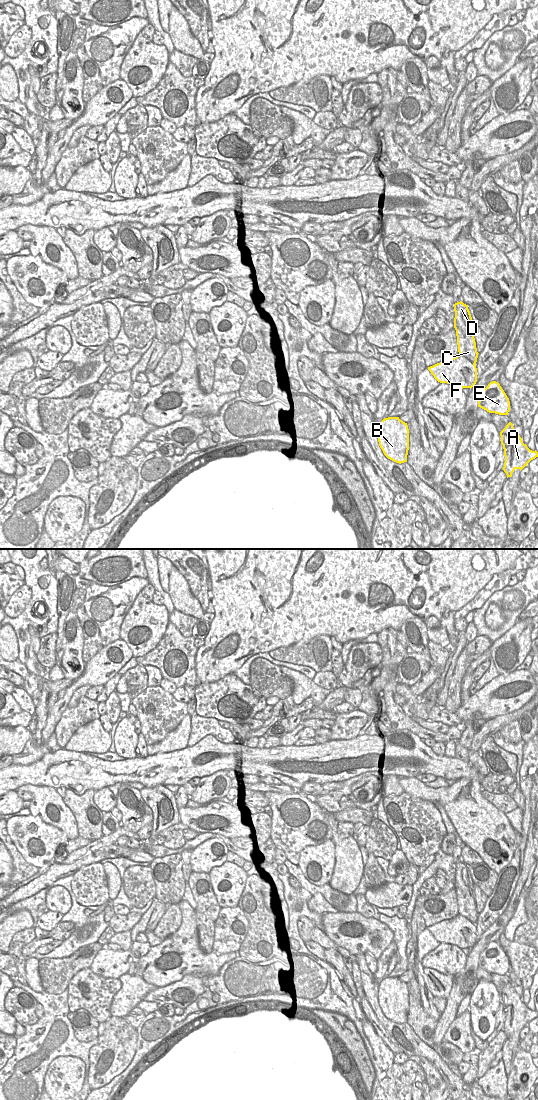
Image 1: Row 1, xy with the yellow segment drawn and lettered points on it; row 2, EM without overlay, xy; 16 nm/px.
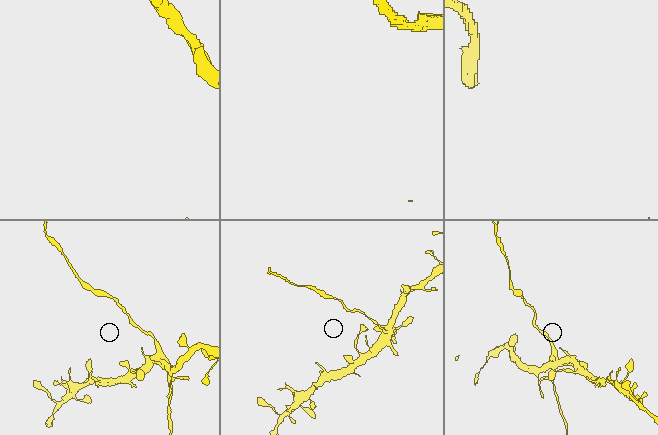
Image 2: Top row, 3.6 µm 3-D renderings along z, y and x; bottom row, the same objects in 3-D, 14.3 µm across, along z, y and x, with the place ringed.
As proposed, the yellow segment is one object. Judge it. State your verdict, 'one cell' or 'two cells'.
two cells

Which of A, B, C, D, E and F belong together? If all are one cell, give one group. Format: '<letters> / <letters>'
A C D / B E F

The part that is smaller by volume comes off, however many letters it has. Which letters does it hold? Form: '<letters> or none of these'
A, C, D

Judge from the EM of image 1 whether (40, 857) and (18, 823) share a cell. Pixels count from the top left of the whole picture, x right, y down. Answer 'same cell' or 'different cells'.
same cell

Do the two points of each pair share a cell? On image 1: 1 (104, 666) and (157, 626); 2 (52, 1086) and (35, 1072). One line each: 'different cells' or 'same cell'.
1: different cells
2: different cells

